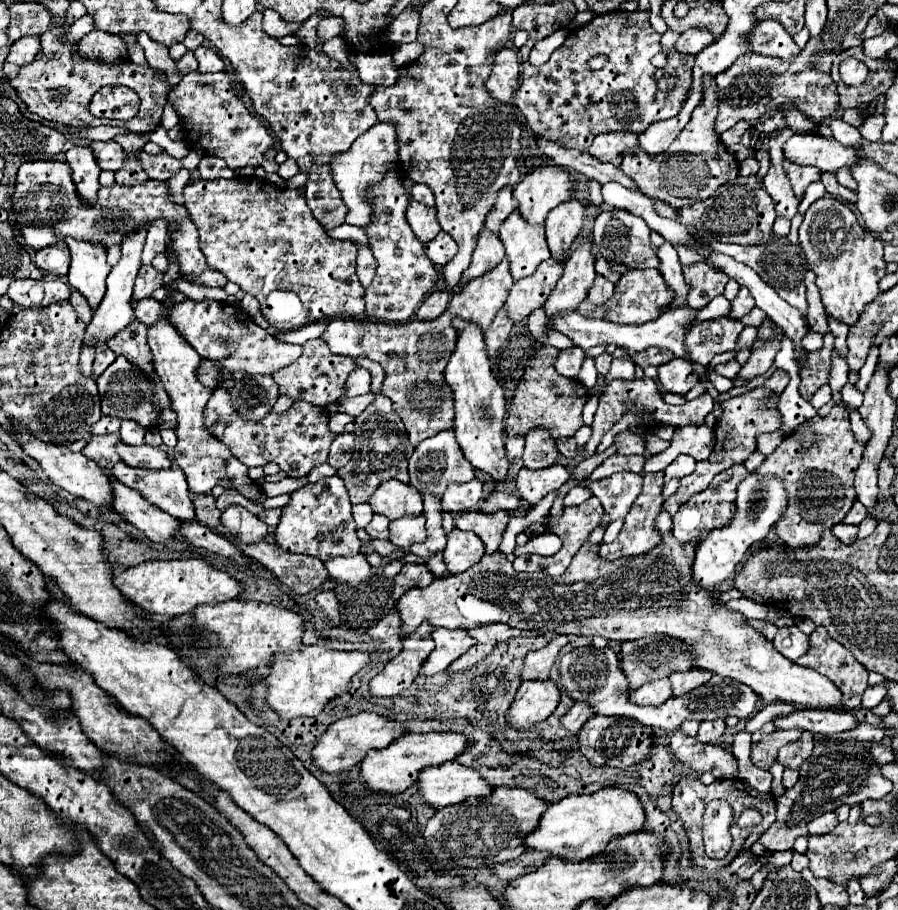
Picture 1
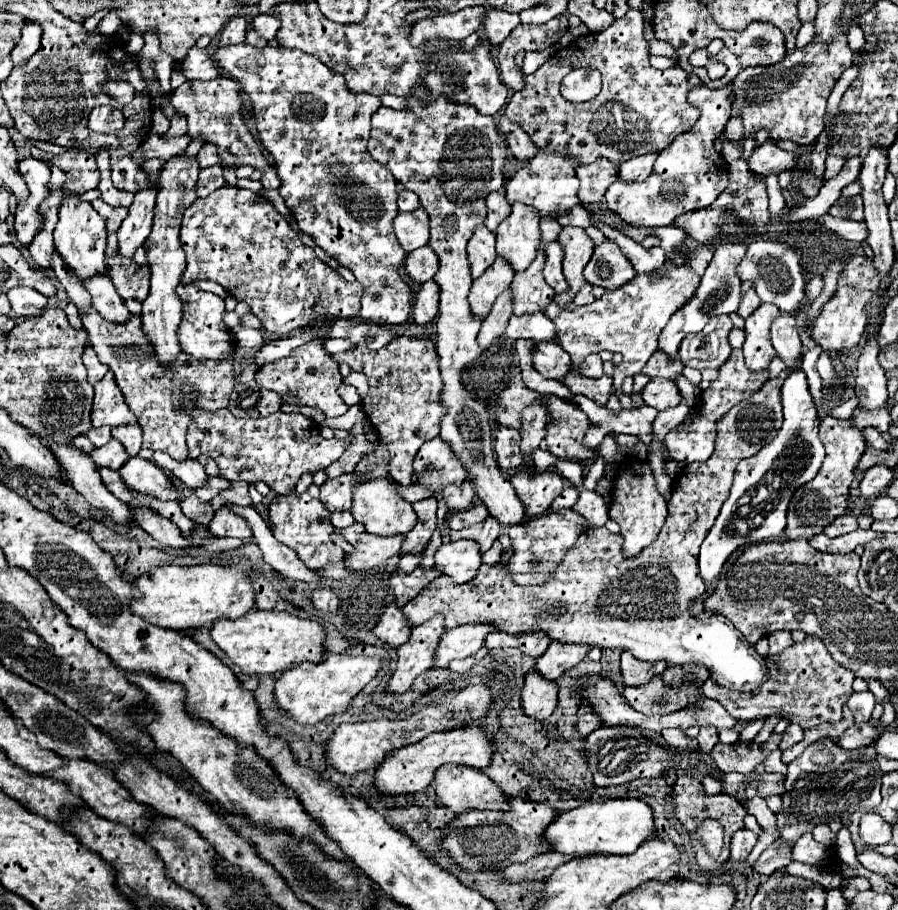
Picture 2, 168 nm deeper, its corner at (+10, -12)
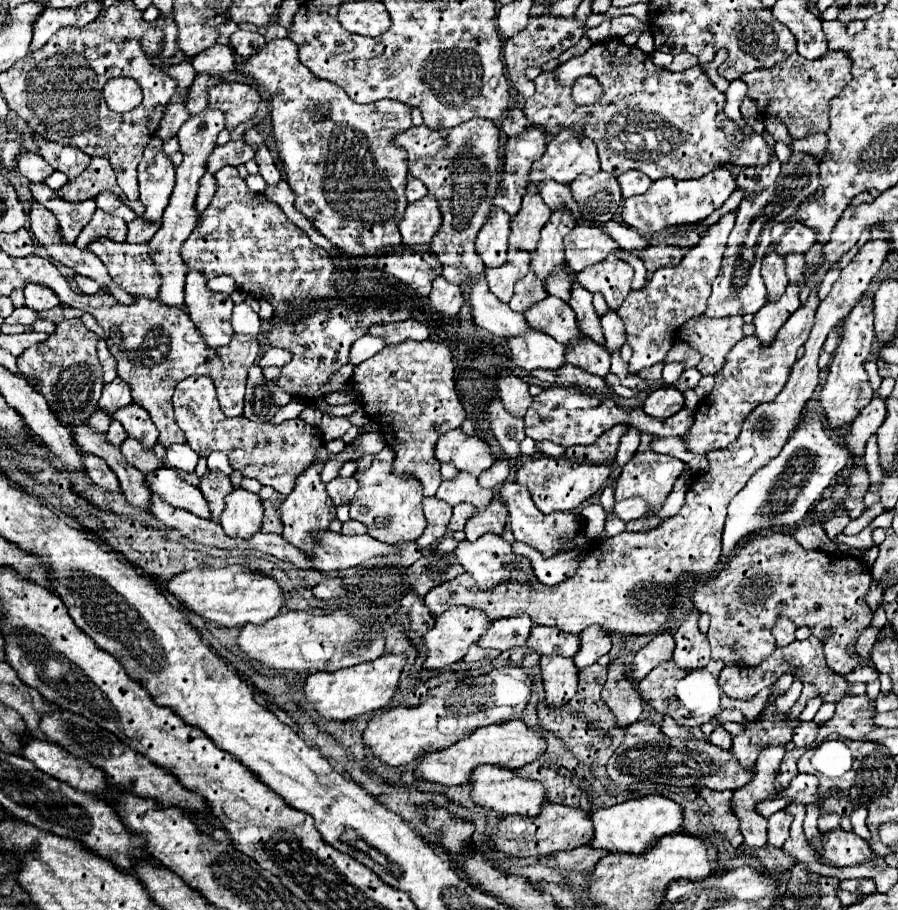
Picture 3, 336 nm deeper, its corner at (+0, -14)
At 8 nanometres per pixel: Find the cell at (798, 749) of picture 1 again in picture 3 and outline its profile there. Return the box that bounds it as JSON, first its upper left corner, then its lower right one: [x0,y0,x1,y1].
[792,722,818,748]

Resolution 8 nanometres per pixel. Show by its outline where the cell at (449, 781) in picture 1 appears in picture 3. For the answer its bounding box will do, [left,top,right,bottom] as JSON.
[470,766,544,816]

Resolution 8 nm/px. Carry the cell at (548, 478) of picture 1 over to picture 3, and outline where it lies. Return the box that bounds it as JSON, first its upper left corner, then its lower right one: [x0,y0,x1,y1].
[516,456,610,514]

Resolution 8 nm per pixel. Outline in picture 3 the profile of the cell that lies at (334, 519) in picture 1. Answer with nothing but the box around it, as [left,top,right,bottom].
[280,464,336,554]

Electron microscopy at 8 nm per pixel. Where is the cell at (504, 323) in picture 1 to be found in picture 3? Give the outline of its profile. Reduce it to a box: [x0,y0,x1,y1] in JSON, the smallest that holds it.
[508,272,548,312]

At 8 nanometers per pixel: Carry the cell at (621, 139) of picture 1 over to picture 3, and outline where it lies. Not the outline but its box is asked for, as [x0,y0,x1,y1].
[572,172,622,220]

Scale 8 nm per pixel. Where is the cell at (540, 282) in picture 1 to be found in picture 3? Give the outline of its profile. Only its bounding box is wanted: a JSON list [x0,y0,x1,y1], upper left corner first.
[530,212,576,282]

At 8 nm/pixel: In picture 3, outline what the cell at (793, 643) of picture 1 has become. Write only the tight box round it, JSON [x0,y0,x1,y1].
[772,620,796,648]

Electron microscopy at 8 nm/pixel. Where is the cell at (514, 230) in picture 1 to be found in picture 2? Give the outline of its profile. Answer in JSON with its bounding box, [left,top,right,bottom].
[496,202,540,272]

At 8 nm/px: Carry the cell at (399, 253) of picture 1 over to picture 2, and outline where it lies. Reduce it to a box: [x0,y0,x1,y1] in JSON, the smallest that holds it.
[214,42,412,324]

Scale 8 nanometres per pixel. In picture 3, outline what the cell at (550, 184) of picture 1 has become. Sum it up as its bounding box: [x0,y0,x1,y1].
[528,130,600,192]

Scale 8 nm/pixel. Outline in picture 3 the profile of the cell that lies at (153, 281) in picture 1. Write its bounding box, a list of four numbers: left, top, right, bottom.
[90,240,160,300]

